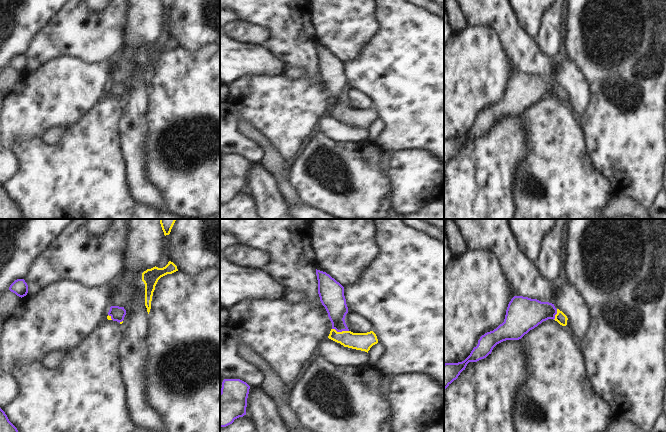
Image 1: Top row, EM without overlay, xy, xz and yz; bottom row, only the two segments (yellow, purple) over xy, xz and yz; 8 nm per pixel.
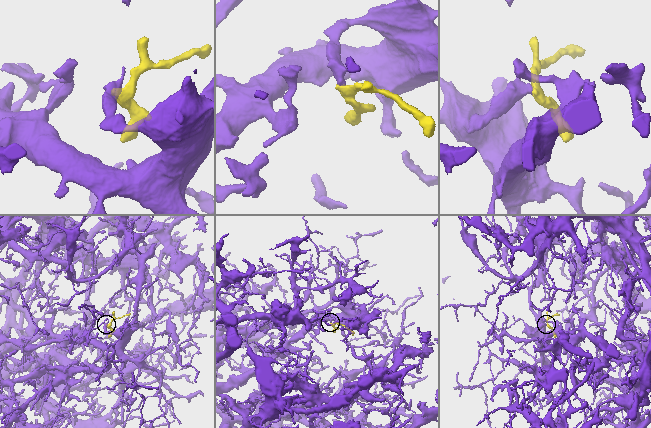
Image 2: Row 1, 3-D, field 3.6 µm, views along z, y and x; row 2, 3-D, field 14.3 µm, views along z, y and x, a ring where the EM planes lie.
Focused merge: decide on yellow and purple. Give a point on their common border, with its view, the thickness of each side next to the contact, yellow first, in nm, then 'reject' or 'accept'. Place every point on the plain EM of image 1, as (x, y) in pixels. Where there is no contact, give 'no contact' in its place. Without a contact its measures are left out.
contact xz (340, 108); calibres 140 and 180 nm; accept

